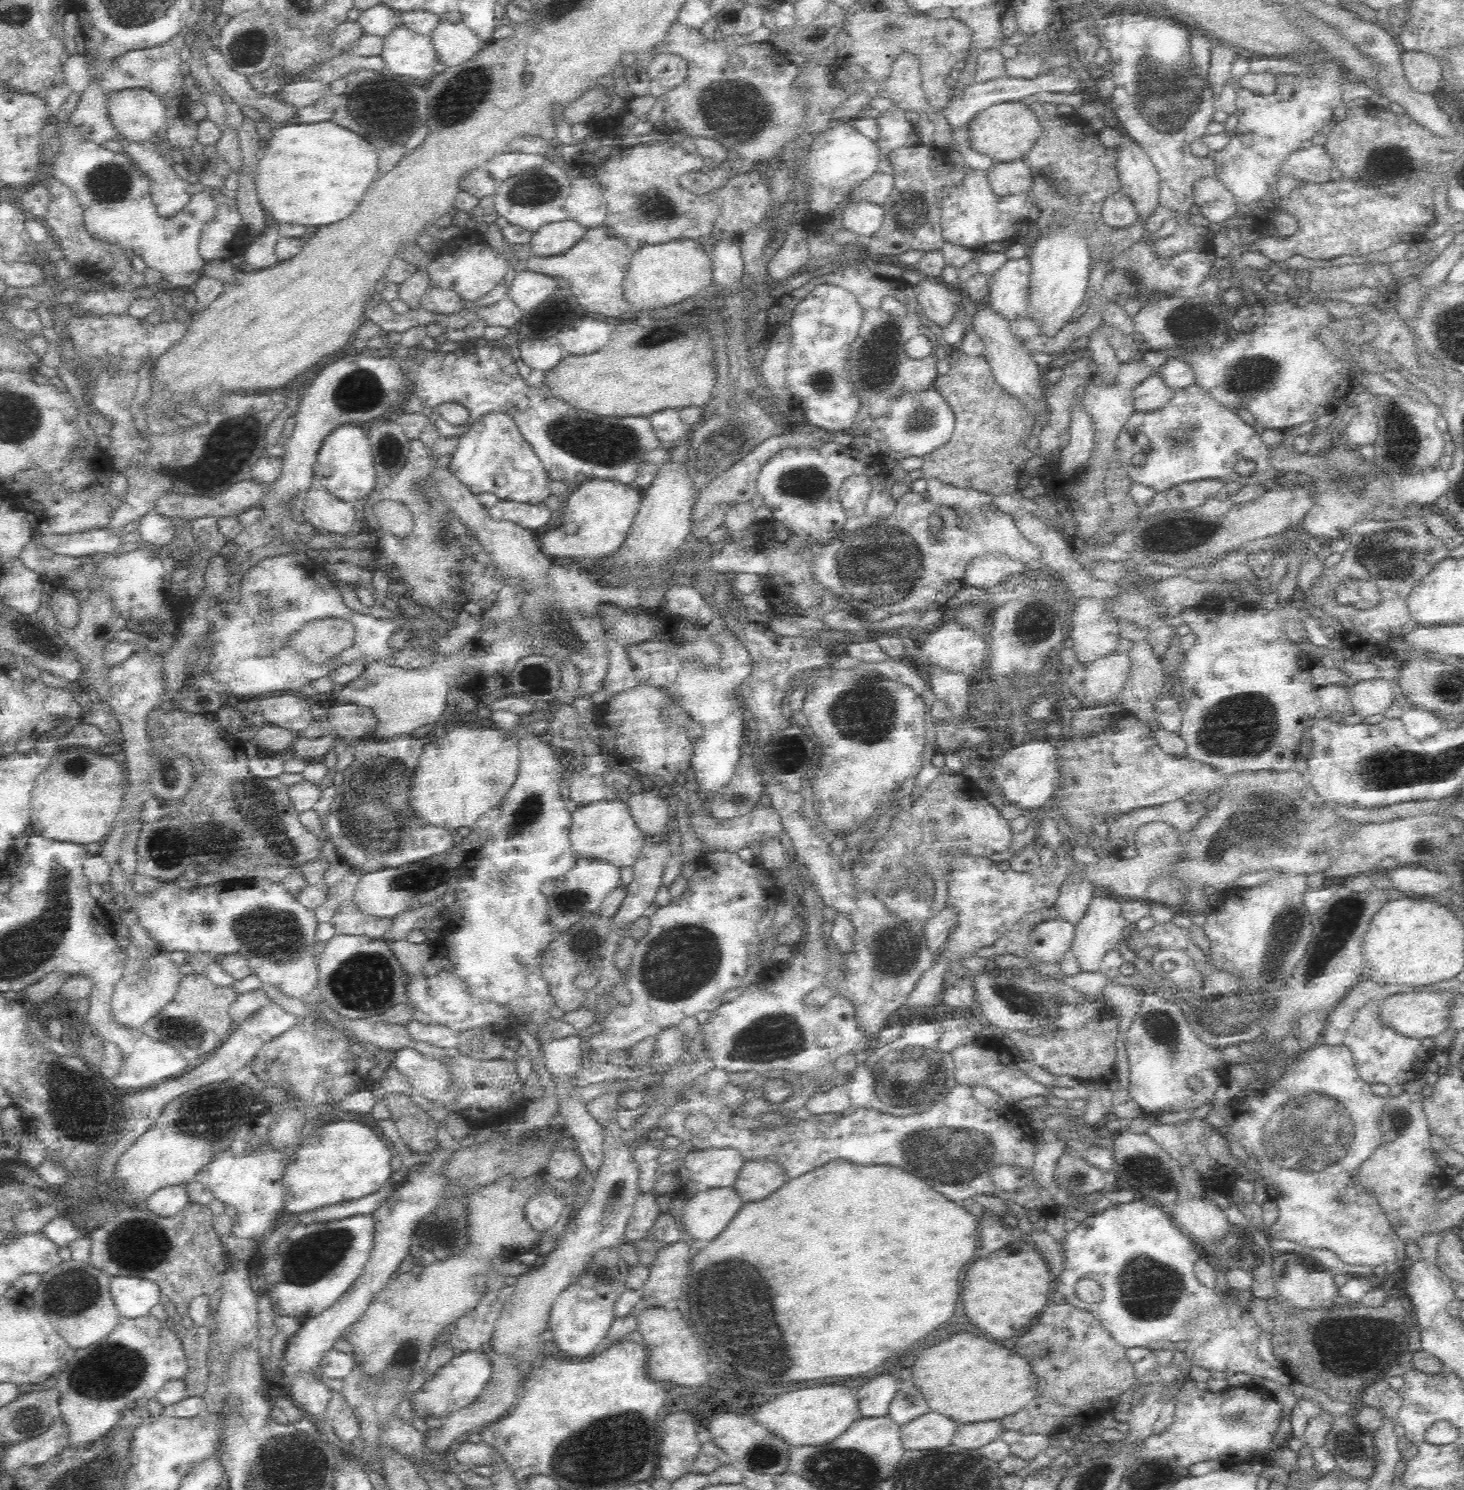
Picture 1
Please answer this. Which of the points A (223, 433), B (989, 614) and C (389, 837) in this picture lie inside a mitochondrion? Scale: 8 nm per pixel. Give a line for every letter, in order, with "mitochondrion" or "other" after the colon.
A: other
B: other
C: mitochondrion

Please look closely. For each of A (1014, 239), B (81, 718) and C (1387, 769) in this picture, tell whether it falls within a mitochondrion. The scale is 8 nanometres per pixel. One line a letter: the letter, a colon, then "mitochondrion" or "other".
A: other
B: other
C: mitochondrion

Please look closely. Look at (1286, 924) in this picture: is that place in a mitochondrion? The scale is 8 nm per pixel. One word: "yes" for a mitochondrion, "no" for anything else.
yes

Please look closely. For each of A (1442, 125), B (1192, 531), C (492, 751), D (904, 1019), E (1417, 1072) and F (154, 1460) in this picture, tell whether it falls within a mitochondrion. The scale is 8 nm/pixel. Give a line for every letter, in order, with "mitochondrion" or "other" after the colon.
A: other
B: mitochondrion
C: other
D: other
E: other
F: other

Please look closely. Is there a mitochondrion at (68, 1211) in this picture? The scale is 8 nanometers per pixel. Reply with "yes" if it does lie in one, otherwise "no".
no

